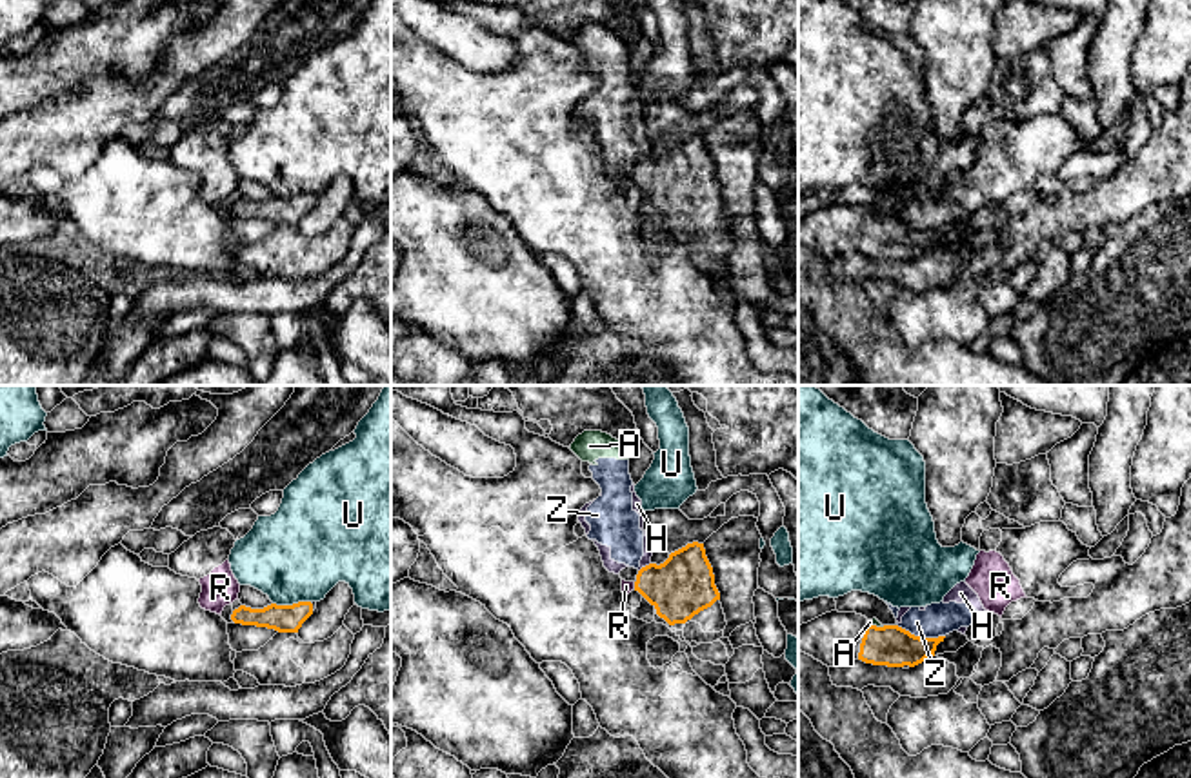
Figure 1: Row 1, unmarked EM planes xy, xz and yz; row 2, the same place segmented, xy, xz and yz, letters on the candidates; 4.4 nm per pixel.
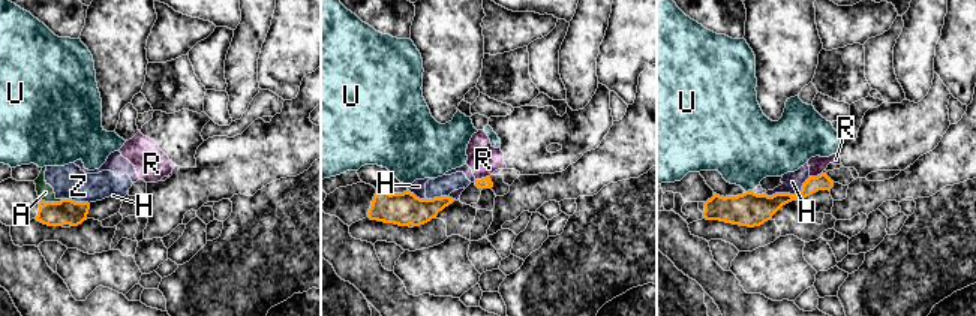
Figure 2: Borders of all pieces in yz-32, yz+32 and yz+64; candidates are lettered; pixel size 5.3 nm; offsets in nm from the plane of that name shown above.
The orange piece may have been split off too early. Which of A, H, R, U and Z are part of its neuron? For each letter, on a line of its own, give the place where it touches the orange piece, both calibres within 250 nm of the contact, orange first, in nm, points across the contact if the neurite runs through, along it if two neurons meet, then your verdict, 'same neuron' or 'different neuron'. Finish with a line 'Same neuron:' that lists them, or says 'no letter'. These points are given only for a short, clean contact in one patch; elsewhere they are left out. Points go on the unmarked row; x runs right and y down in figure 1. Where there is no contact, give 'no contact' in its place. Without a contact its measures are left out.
A: meets orange in yz at (875, 219); 180 nm thick on the orange side, 30 nm on the other; border along yz (868, 217), (884, 219); different neuron
H: meets orange in xz at (646, 159); 280 nm thick on the orange side, 50 nm on the other; border along xz (650, 155), (639, 164); different neuron
R: meets orange in xz at (635, 179); 280 nm thick on the orange side, 50 nm on the other; border along xz (633, 175), (635, 180); different neuron
U: meets orange in xy at (293, 197); 130 nm thick on the orange side, 420 nm on the other; border along xy (310, 193), (273, 197); different neuron
Z: meets orange in yz at (919, 229); 180 nm thick on the orange side, 140 nm on the other; border along yz (897, 217), (920, 229), (944, 229); different neuron
Same neuron: no letter

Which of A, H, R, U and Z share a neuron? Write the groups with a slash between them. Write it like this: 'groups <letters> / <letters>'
groups A H R Z / U

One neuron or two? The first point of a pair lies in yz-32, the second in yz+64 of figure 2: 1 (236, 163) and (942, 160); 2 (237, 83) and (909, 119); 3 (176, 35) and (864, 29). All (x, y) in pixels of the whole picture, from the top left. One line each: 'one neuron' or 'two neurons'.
1: one neuron
2: two neurons
3: one neuron

